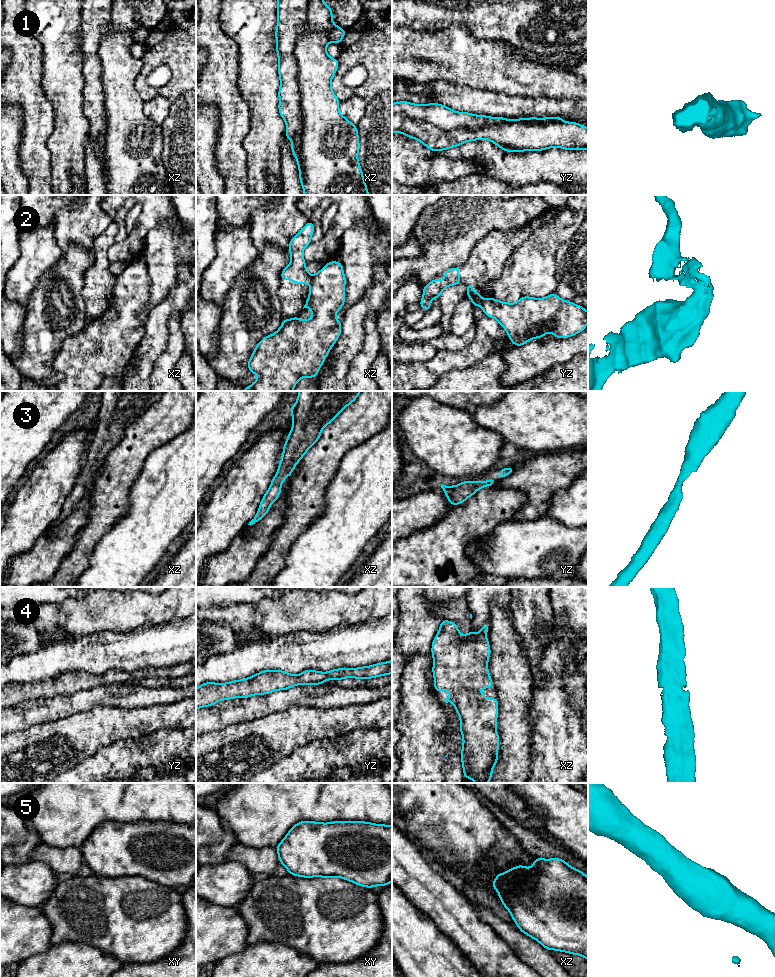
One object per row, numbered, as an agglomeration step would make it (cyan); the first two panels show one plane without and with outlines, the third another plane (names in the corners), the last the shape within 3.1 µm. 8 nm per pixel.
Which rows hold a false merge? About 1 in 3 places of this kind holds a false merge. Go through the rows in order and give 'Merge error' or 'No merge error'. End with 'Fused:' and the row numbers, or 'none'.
1: Merge error
2: Merge error
3: No merge error
4: No merge error
5: Merge error
Fused: 1, 2, 5

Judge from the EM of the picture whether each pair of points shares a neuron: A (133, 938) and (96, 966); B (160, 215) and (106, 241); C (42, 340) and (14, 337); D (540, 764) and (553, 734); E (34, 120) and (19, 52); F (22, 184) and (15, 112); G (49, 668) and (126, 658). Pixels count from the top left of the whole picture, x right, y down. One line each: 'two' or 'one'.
A: two
B: two
C: two
D: one
E: one
F: one
G: one

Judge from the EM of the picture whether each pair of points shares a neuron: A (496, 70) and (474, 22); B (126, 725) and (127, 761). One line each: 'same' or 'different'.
A: different
B: different

